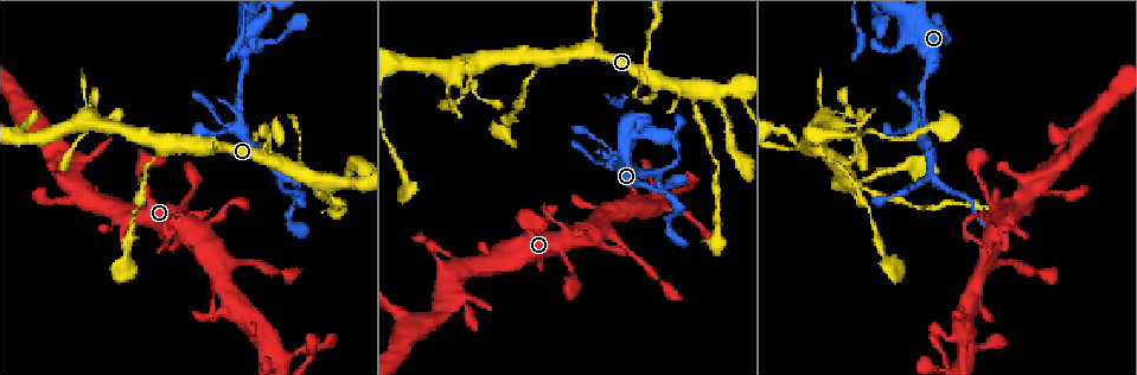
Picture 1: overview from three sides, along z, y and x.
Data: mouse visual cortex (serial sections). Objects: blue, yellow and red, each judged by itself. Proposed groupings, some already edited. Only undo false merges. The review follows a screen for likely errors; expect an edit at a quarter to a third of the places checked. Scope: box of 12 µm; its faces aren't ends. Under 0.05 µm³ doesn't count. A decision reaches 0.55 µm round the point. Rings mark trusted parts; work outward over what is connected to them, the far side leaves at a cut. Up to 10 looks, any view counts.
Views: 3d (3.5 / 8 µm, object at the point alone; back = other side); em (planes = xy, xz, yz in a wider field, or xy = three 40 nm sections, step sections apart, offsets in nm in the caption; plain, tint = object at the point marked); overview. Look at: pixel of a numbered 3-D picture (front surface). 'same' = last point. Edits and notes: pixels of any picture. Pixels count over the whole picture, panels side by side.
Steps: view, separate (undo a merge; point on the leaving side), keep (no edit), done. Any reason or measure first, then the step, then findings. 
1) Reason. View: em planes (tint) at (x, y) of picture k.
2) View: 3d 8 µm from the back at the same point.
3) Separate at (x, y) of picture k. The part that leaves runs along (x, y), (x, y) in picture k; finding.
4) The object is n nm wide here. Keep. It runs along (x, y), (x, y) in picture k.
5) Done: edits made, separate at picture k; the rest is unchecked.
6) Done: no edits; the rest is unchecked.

Sharp bend. View: 3d 8 µm from the back at (187, 218) of picture 1.

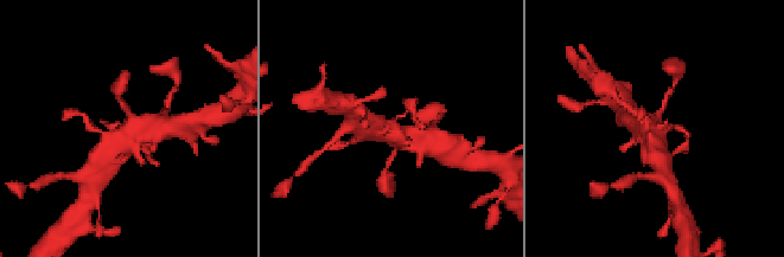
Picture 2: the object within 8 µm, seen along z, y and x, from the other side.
Closer look. View: 3d 3.5 µm from the back at (667, 128) of picture 2.

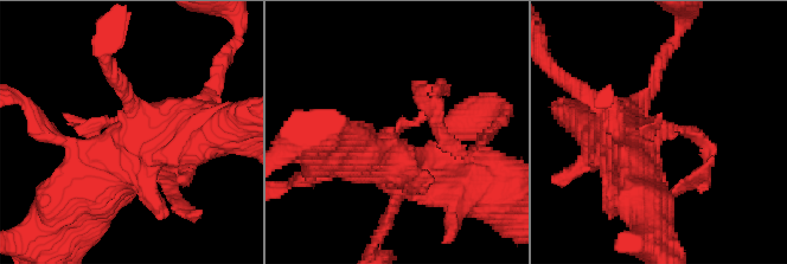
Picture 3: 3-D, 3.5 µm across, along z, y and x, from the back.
Shape alone is not enough. View: em xy step 3 (tint) at (656, 137) of picture 3.

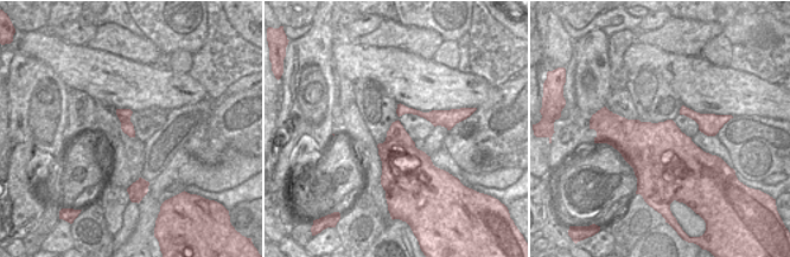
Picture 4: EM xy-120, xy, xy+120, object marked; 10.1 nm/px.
The object is 400 nm wide here. Separate at (77, 124) of picture 3. The part that leaves runs along (398, 128), (428, 113), (439, 88), (439, 107) in picture 3; two cells meet here.

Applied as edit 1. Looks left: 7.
A fork. View: 3d 3.5 µm at (917, 125) of picture 1.

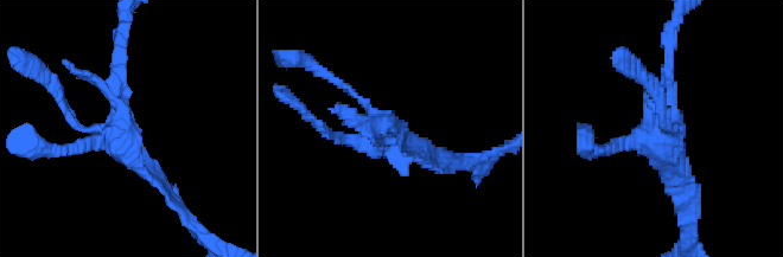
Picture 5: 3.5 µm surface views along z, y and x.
Shape alone is not enough. View: em xy step 3 (tint) at (384, 132) of picture 5.

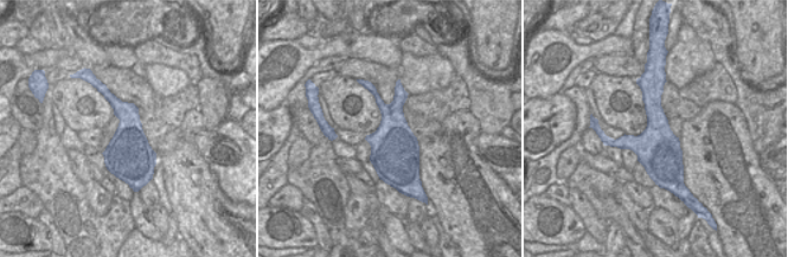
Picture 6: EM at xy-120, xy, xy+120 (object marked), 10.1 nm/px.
Keep. Continuous, no second cell.

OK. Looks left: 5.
Branch point. View: 3d 3.5 µm at (274, 172) of picture 1.

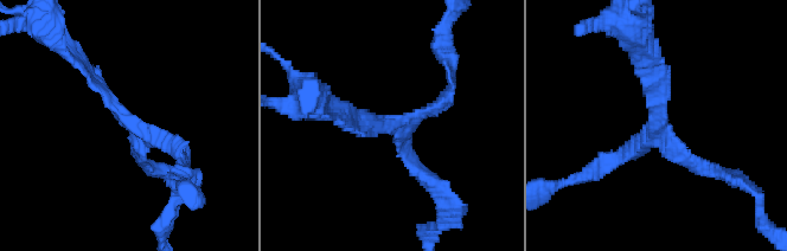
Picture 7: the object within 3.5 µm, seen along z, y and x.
3 arms meet here; the arms are 150, 150, 200 nm wide; need the tissue. View: em planes (tint) at (659, 121) of picture 7.

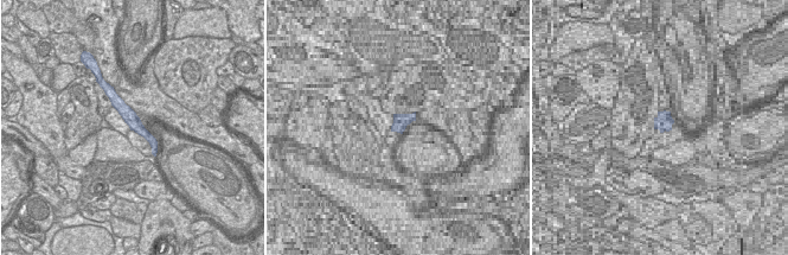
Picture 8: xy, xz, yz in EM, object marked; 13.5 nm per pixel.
Keep. It runs along (78, 58), (155, 171) in picture 7; continuous, no second cell.

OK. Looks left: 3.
Thick turns thin. View: 3d 3.5 µm from the back at (794, 147) of picture 1.

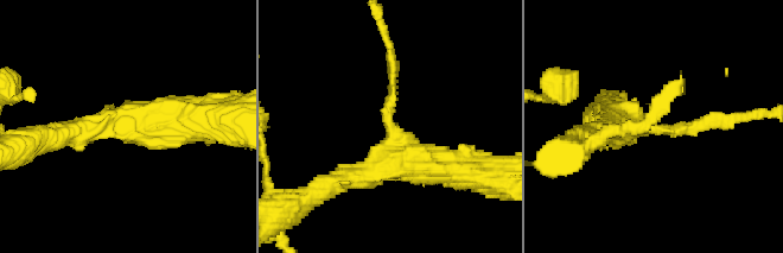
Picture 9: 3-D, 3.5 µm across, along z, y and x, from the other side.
Now the EM. View: em planes (tint) at (654, 128) of picture 9.

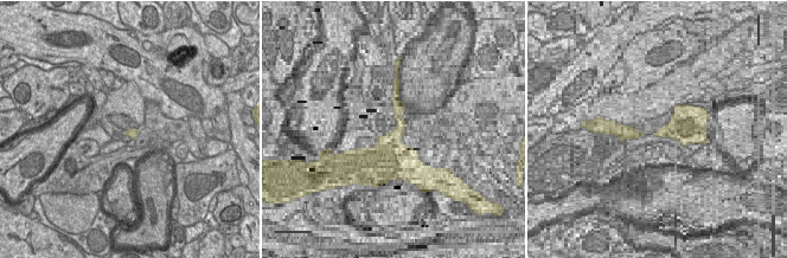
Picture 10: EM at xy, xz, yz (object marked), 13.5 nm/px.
Cut it another way. View: em xy step 2 (tint) at the same point.

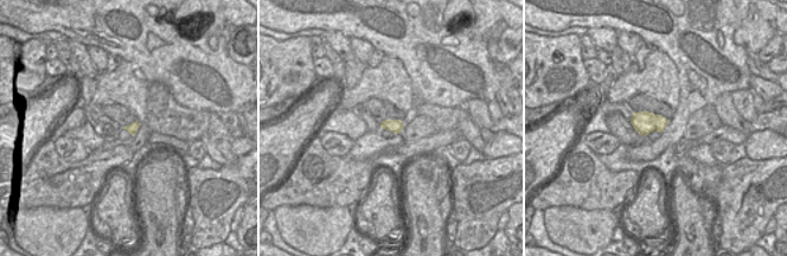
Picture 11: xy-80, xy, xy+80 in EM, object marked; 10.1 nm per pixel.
Keep. One cell here.

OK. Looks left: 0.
Done: edits made, separate at picture 3; the rest is unchecked.

